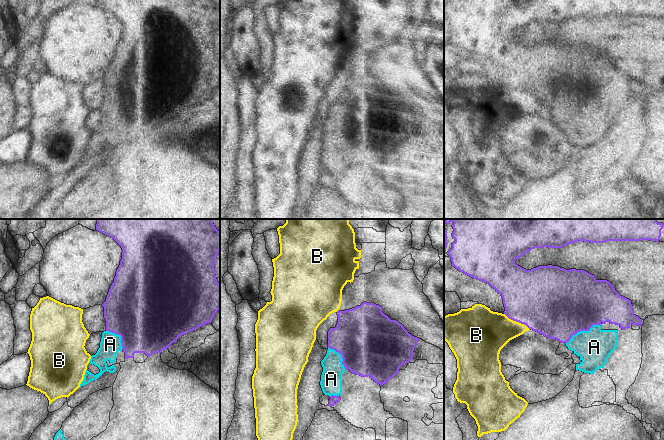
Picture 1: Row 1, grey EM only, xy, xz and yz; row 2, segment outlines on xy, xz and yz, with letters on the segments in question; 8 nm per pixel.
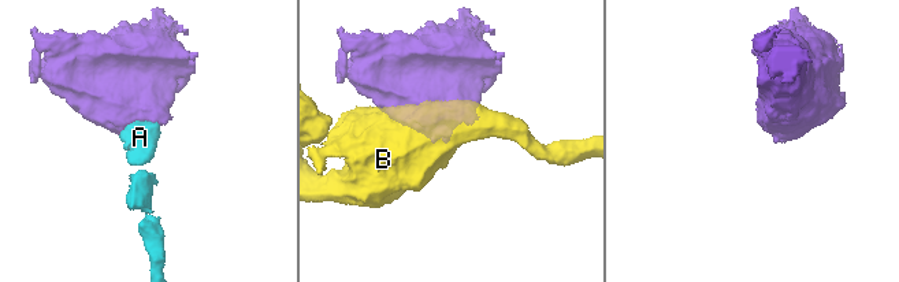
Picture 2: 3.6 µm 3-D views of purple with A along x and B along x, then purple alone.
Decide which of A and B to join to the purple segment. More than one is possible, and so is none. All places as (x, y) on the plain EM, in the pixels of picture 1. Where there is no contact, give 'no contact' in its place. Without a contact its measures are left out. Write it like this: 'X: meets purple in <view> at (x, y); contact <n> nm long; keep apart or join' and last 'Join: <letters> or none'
A: meets purple in yz at (582, 106); contact 320 nm long; join
B: meets purple in yz at (517, 97); contact 240 nm long; keep apart
Join: A

